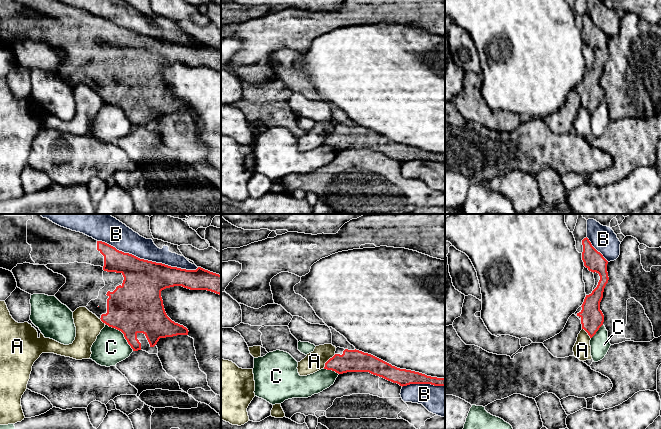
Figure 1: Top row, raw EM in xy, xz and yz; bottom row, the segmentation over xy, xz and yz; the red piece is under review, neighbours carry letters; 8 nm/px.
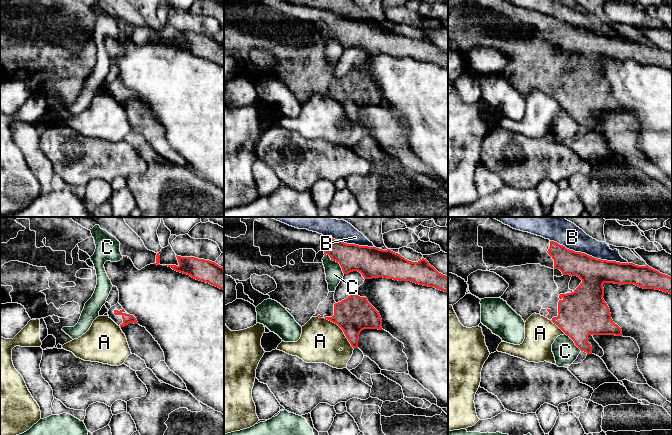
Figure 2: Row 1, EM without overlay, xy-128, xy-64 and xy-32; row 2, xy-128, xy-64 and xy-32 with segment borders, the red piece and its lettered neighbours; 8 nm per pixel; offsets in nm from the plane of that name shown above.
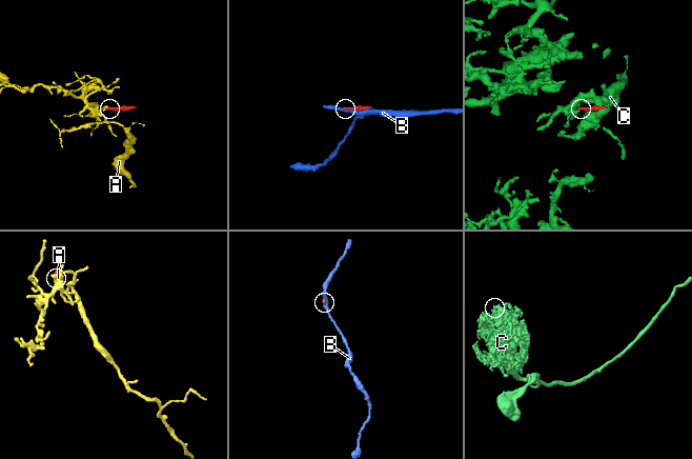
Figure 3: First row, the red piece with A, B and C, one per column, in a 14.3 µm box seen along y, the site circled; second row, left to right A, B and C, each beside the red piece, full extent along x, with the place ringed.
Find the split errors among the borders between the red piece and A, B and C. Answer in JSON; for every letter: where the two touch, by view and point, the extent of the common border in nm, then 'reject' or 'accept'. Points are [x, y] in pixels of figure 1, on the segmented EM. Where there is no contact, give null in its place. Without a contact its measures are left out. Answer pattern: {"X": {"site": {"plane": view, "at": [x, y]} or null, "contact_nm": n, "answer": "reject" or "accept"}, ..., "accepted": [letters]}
{"A": {"site": {"plane": "xz", "at": [327, 361]}, "contact_nm": 160, "answer": "reject"}, "B": {"site": {"plane": "xy", "at": [147, 260]}, "contact_nm": 850, "answer": "reject"}, "C": {"site": {"plane": "xy", "at": [122, 332]}, "contact_nm": 320, "answer": "reject"}, "accepted": []}

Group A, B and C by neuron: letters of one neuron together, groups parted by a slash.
A / B / C

